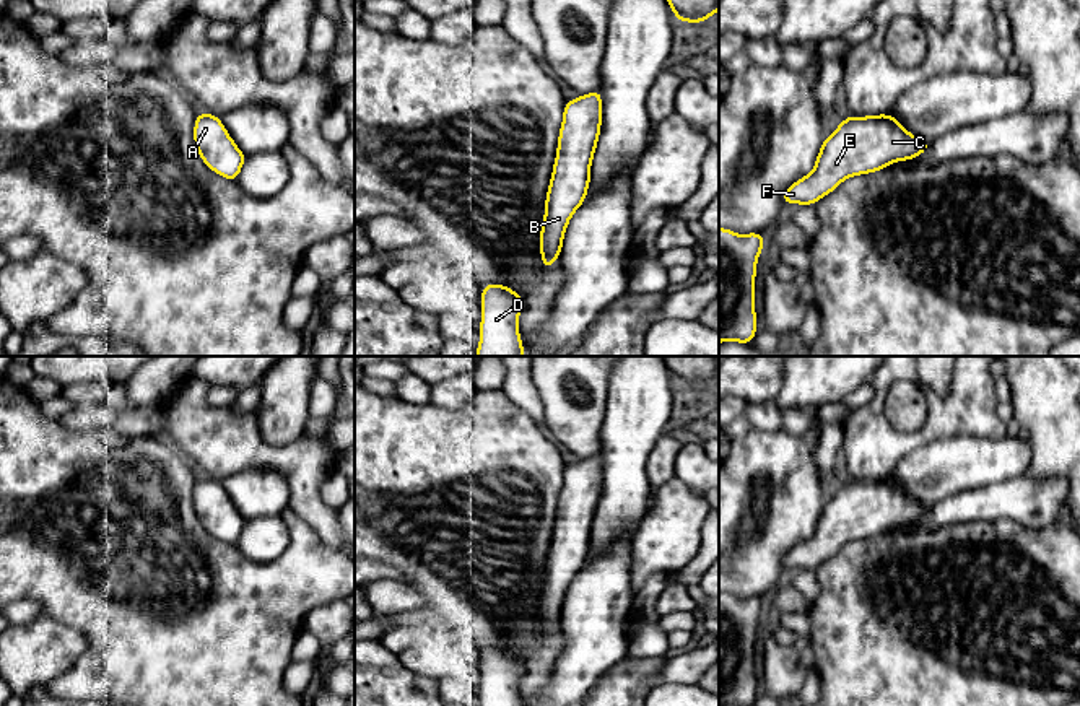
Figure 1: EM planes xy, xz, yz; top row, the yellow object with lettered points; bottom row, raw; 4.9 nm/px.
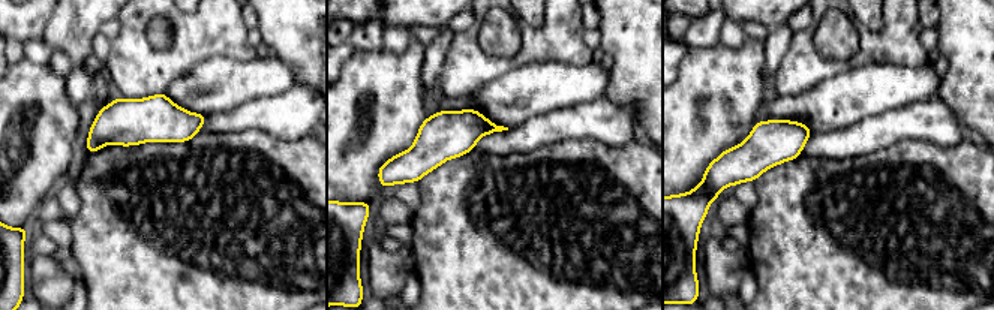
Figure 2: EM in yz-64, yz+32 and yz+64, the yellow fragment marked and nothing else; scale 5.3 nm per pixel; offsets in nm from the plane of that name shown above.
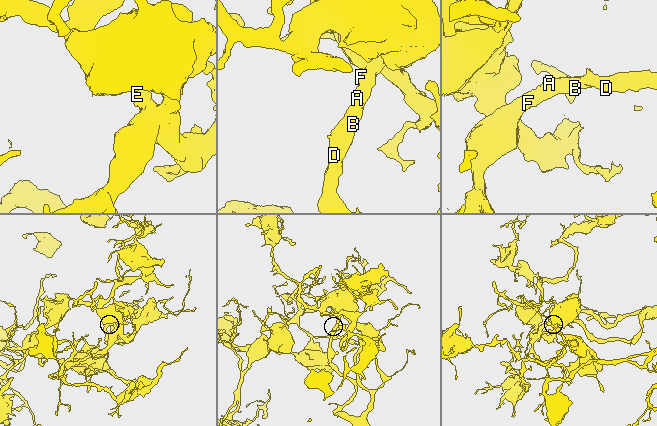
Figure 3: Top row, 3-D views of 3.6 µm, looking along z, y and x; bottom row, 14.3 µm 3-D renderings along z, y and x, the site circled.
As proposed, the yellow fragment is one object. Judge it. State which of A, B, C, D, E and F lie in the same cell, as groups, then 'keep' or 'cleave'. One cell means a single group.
A B C D E F; keep

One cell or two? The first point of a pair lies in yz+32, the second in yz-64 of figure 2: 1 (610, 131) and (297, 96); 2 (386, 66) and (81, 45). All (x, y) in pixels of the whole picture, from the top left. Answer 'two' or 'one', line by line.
1: one
2: two

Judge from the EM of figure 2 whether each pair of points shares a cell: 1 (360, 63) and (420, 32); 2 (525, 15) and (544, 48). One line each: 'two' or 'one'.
1: two
2: two

